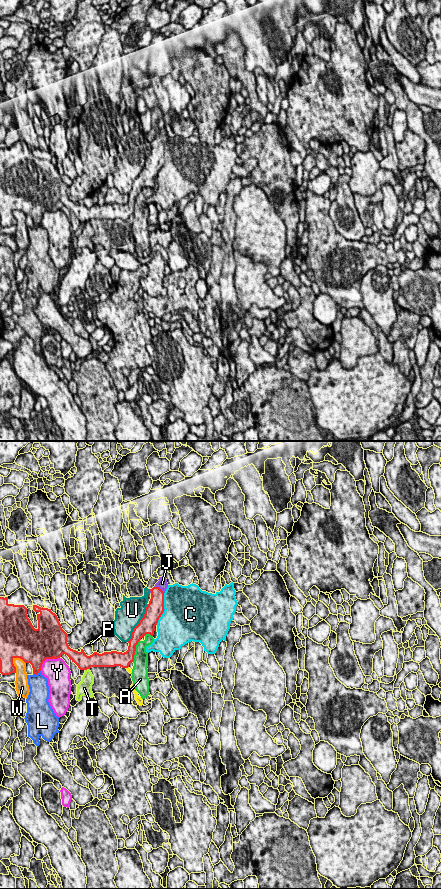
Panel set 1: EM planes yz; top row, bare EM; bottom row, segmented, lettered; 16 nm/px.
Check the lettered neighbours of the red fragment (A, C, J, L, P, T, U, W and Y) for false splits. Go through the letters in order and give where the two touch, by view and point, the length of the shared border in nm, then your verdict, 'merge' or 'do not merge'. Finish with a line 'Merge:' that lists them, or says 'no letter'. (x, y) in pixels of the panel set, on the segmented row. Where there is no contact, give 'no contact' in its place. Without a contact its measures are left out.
A: contact yz (135, 650); length 380 nm; do not merge
C: contact yz (163, 601); length 260 nm; do not merge
J: contact yz (159, 588); length 200 nm; merge
L: contact yz (36, 674); length 140 nm; do not merge
P: contact yz (127, 667); length 60 nm; do not merge
T: contact yz (87, 668); length 90 nm; do not merge
U: contact yz (139, 623); length 700 nm; do not merge
W: contact yz (12, 663); length 260 nm; do not merge
Y: contact yz (47, 658); length 380 nm; do not merge
Merge: J

